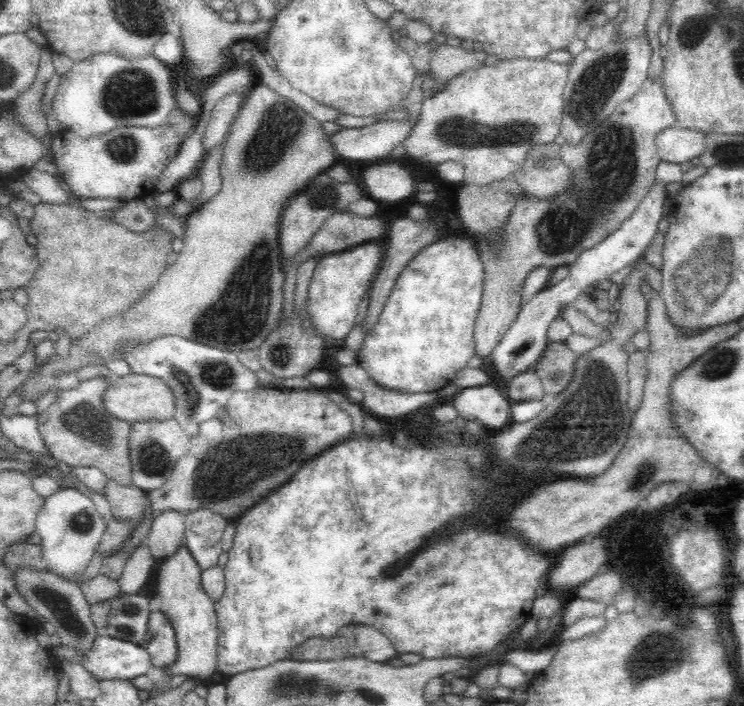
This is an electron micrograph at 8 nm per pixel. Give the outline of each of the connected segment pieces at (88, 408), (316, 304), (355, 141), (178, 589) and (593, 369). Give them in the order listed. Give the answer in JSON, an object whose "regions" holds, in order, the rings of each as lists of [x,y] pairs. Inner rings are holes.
{"regions":[[[[111,375],[83,380],[74,389],[60,390],[54,402],[42,414],[38,414],[38,430],[53,458],[70,467],[96,467],[109,479],[124,487],[132,487],[132,465],[128,452],[130,423],[110,414],[104,407],[104,390]]],[[[366,242],[338,254],[326,254],[324,258],[316,260],[305,304],[314,330],[326,338],[334,338],[334,340],[346,338],[354,326],[360,301],[377,276],[382,255],[382,245]]],[[[419,119],[411,121],[381,120],[361,128],[344,127],[329,136],[329,142],[338,158],[350,160],[376,160],[386,158],[392,149],[402,144]]],[[[182,544],[174,554],[166,557],[160,564],[156,595],[162,602],[160,610],[172,623],[178,647],[175,661],[169,666],[170,677],[184,675],[188,678],[205,680],[217,672],[217,616],[213,600],[205,593],[201,585],[201,568],[190,554],[188,547]]],[[[645,260],[640,261],[635,269],[630,273],[627,280],[622,284],[618,285],[615,288],[615,295],[618,297],[621,307],[618,311],[617,320],[615,323],[607,328],[607,331],[610,333],[610,338],[602,344],[602,346],[596,346],[594,350],[586,352],[584,355],[580,355],[578,360],[574,361],[574,376],[570,379],[570,382],[566,385],[566,388],[562,389],[562,392],[559,392],[557,395],[550,396],[548,402],[550,404],[545,405],[542,411],[538,416],[534,416],[533,419],[526,420],[526,422],[514,423],[510,422],[504,428],[496,430],[496,433],[490,435],[487,441],[487,448],[489,448],[489,456],[492,460],[499,465],[499,468],[510,470],[515,472],[515,474],[530,474],[530,476],[536,476],[536,474],[556,474],[556,476],[572,476],[572,478],[588,478],[588,476],[600,476],[603,472],[606,472],[606,469],[614,462],[614,459],[618,456],[618,453],[622,450],[625,442],[627,441],[629,430],[632,422],[632,413],[630,413],[630,407],[628,407],[628,396],[629,396],[629,378],[627,375],[628,370],[628,360],[629,354],[623,350],[623,347],[627,344],[628,340],[631,340],[632,336],[636,334],[639,330],[645,328],[646,317],[647,317],[647,300],[646,297],[641,293],[642,284],[649,284],[651,288],[660,292],[662,289],[662,274],[661,269],[654,268],[650,266]]]]}

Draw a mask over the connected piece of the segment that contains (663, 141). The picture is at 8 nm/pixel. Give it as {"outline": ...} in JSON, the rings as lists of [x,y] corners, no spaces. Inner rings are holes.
{"outline":[[[677,125],[662,130],[655,145],[661,160],[677,165],[700,156],[710,148],[706,135]]]}

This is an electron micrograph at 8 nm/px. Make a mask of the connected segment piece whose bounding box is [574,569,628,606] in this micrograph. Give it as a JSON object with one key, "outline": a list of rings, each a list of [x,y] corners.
{"outline":[[[603,569],[590,580],[574,587],[574,594],[578,599],[596,600],[604,603],[606,606],[613,606],[616,593],[621,588],[628,588],[625,584],[616,572]]]}

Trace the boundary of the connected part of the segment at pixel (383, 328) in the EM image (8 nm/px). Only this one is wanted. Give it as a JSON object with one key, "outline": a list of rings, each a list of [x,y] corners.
{"outline":[[[450,236],[422,248],[400,272],[384,303],[384,310],[364,338],[356,364],[364,368],[376,384],[398,392],[427,393],[452,383],[458,371],[467,366],[468,360],[476,357],[474,327],[481,307],[484,276],[485,268],[472,236]]]}

